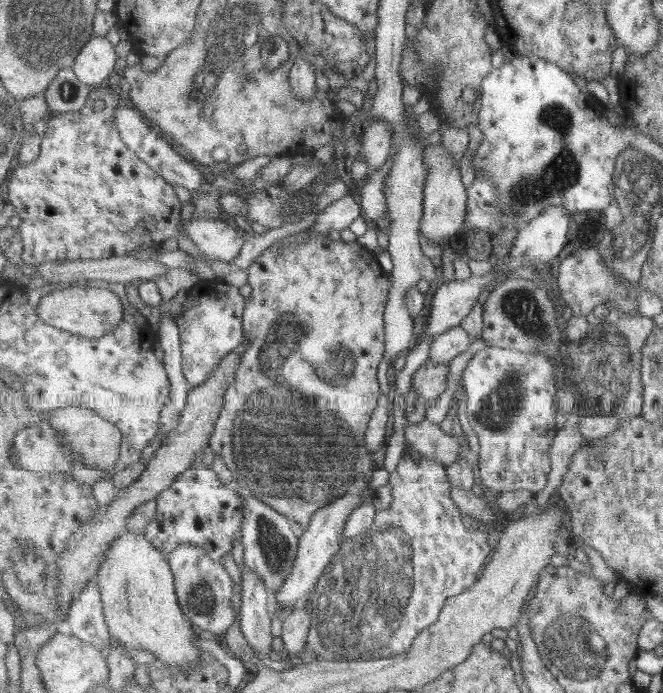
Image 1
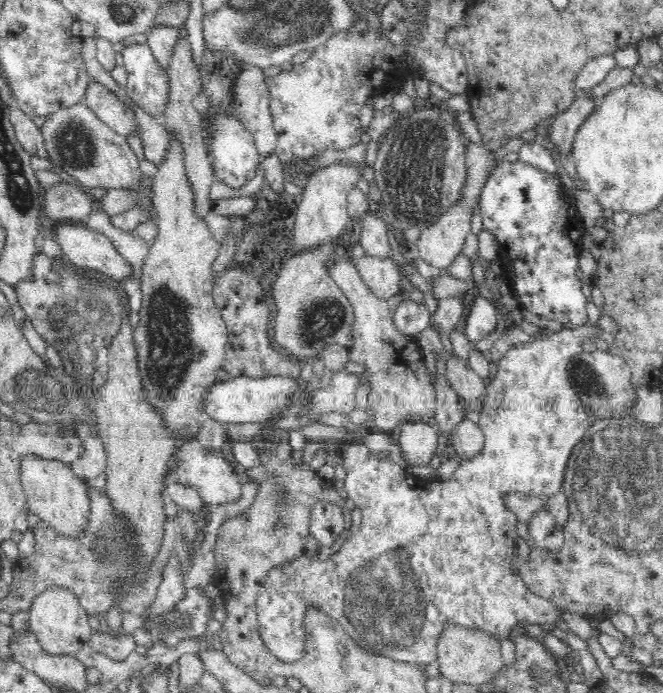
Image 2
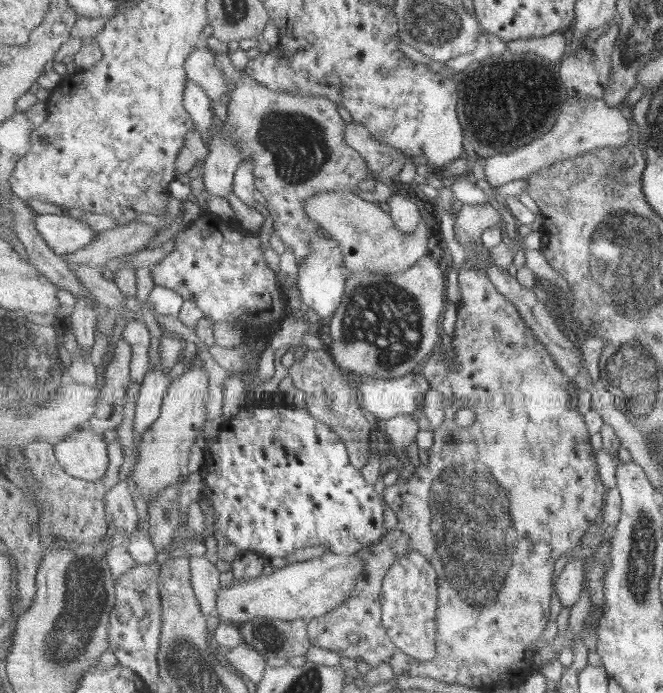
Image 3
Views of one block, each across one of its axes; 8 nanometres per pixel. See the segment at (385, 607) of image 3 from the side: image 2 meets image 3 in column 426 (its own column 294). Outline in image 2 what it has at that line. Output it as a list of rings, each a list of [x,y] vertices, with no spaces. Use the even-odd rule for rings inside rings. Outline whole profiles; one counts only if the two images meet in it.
[[[587,323],[576,329],[566,329],[554,326],[554,332],[547,337],[537,337],[534,341],[525,344],[513,346],[507,350],[506,353],[498,360],[496,376],[488,389],[488,398],[486,398],[486,408],[479,416],[479,427],[485,435],[484,448],[479,453],[476,453],[472,458],[462,458],[458,464],[458,468],[454,470],[454,474],[446,482],[442,481],[426,481],[417,478],[406,468],[403,468],[400,463],[394,463],[389,459],[379,459],[374,453],[366,447],[366,445],[352,444],[343,448],[343,462],[344,470],[346,470],[346,479],[344,480],[345,491],[343,498],[350,498],[360,509],[362,513],[362,522],[358,532],[352,532],[344,540],[344,544],[326,560],[318,562],[318,560],[309,560],[308,556],[296,556],[291,558],[290,562],[284,562],[280,566],[270,568],[264,578],[261,591],[257,596],[256,614],[258,617],[258,633],[260,639],[265,644],[265,647],[270,650],[273,656],[284,665],[294,666],[298,660],[306,654],[306,624],[304,624],[304,616],[306,610],[315,606],[321,611],[325,611],[331,618],[332,622],[336,622],[336,626],[344,628],[344,634],[352,639],[352,642],[358,643],[360,650],[364,650],[368,654],[375,654],[376,658],[390,658],[400,662],[417,664],[420,668],[424,669],[428,664],[432,664],[437,660],[437,649],[441,635],[445,630],[447,623],[464,627],[464,629],[476,629],[484,631],[484,633],[494,638],[505,638],[509,636],[511,629],[520,622],[530,622],[532,625],[540,625],[547,629],[554,630],[554,624],[559,620],[559,611],[556,605],[548,602],[548,599],[535,594],[528,583],[522,579],[522,575],[514,568],[514,560],[516,560],[516,551],[519,536],[518,531],[520,524],[518,516],[508,508],[504,496],[510,492],[521,492],[522,494],[532,494],[542,498],[550,498],[554,494],[562,490],[563,474],[565,464],[569,459],[569,454],[573,446],[580,442],[583,437],[584,431],[590,424],[589,414],[582,404],[582,399],[572,390],[571,383],[569,382],[570,376],[567,371],[569,358],[578,354],[581,350],[583,340],[589,338],[595,341],[596,338],[606,338],[606,335],[596,324]]]

